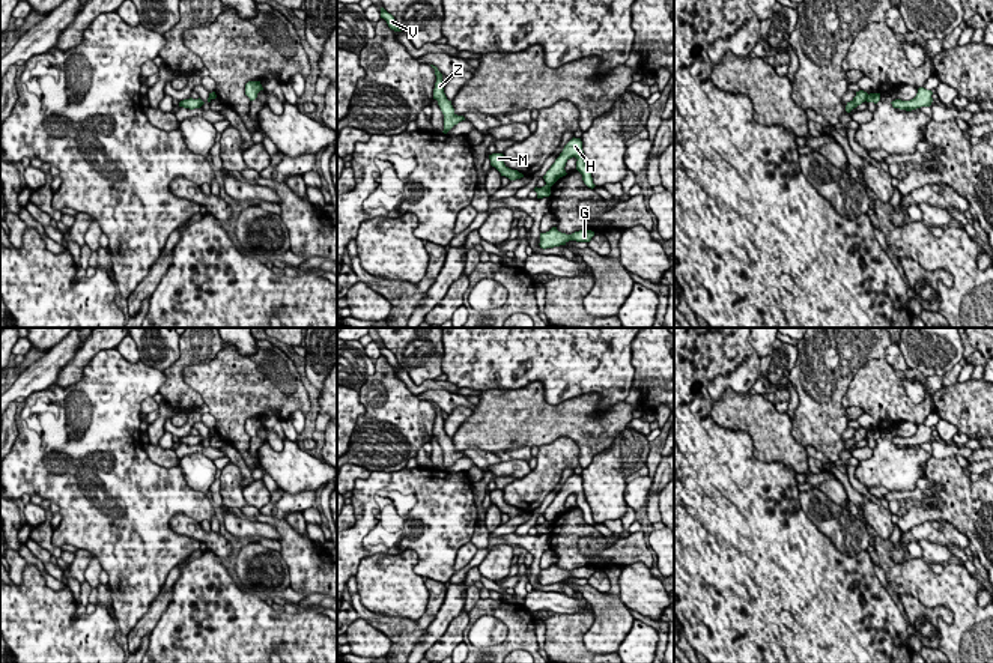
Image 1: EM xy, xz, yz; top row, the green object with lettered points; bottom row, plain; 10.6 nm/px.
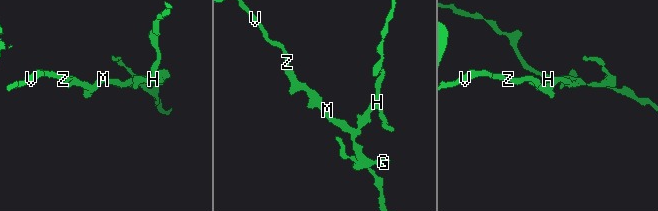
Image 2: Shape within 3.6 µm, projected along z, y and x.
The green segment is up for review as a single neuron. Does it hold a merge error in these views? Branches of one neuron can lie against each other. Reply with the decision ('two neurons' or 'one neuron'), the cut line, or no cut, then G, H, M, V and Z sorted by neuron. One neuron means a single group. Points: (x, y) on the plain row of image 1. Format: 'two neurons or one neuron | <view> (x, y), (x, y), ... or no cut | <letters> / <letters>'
two neurons | xz (546, 519), (549, 523) | G M V Z / H

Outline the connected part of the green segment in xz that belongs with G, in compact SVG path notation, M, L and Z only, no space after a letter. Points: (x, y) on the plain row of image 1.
M552 564L546 570L540 570L540 585L554 585L560 582L566 582L569 577L576 577L576 579L590 579L591 574L594 573L594 568L591 567L579 567L572 571L566 571L557 567L557 564Z

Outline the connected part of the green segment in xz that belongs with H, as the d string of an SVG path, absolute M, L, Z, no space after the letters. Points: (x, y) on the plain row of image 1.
M575 474L564 483L560 493L555 496L555 499L543 513L545 519L549 523L552 523L560 514L567 511L564 504L566 504L566 499L573 493L578 496L576 507L582 511L584 520L591 526L596 523L593 520L590 505L587 504L585 496L584 496L582 478L581 475L575 475Z

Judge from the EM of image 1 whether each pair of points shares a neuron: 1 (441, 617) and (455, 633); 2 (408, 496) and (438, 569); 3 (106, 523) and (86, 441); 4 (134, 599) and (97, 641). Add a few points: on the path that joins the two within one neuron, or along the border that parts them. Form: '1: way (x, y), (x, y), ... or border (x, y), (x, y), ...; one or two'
1: border (462, 611), (429, 647); two
2: way (426, 514), (435, 523), (437, 550); one
3: way (104, 499), (107, 475), (116, 466), (110, 450); one
4: border (115, 621), (119, 629); two

